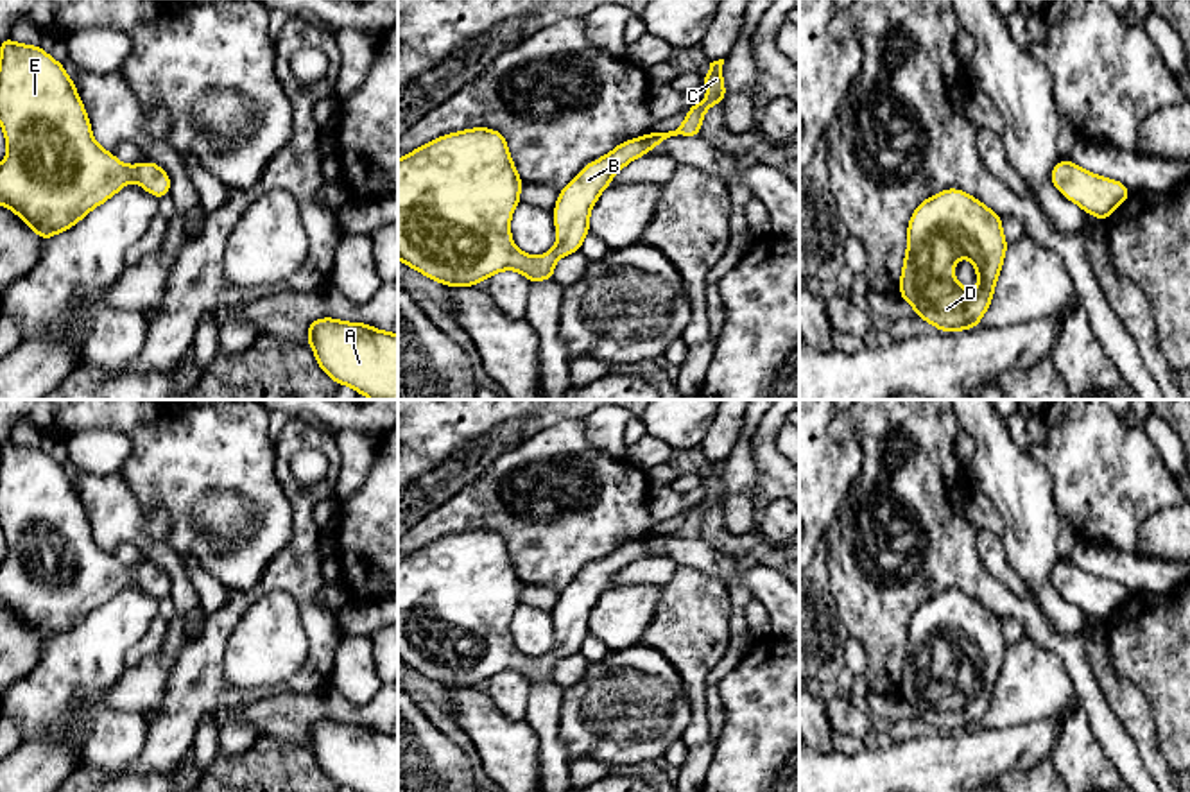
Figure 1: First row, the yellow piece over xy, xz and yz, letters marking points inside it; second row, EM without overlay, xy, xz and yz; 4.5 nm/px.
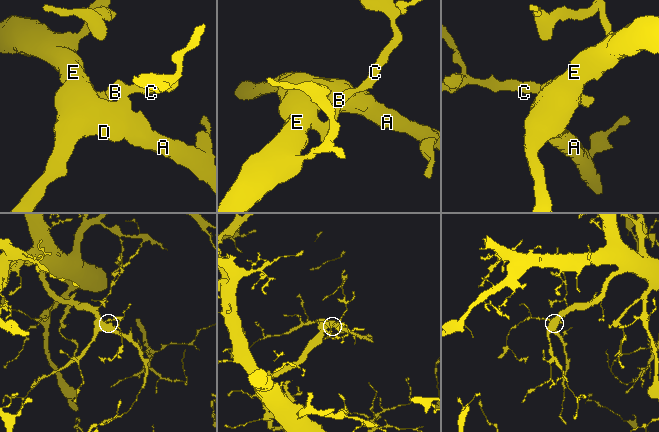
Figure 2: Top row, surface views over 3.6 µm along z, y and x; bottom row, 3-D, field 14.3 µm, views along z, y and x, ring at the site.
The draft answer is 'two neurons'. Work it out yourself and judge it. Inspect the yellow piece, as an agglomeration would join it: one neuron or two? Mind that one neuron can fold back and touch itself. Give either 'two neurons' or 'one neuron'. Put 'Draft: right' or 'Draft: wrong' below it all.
one neuron
Draft: wrong

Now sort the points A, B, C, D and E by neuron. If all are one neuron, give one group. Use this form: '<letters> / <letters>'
A B C D E

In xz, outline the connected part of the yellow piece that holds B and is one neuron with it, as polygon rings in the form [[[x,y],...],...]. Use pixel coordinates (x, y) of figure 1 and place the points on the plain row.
[[[724,461],[710,464],[703,478],[708,496],[690,507],[685,523],[668,534],[649,534],[617,547],[606,557],[588,564],[561,593],[554,607],[556,647],[541,656],[525,656],[513,645],[511,616],[520,606],[518,577],[502,534],[487,529],[439,538],[398,561],[398,661],[430,681],[448,688],[475,688],[500,672],[518,672],[529,684],[554,681],[559,659],[581,652],[590,634],[590,613],[613,577],[633,561],[670,538],[697,538],[704,514],[724,502]]]

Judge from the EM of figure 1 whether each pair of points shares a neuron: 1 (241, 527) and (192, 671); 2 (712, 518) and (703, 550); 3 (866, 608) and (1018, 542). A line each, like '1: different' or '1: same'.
1: different
2: different
3: different

